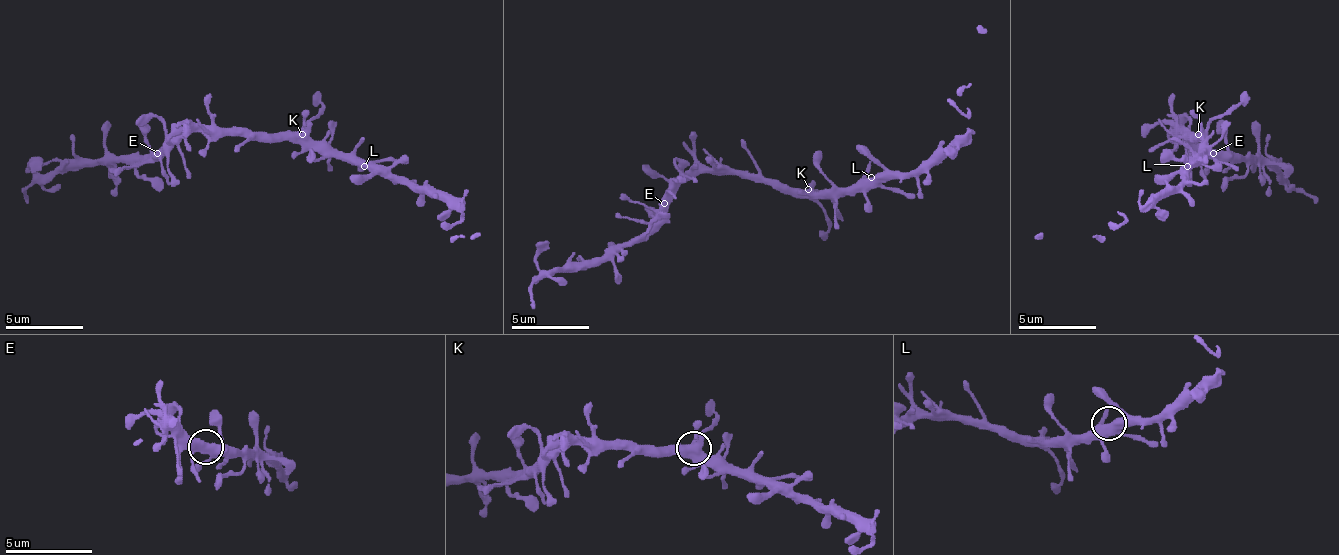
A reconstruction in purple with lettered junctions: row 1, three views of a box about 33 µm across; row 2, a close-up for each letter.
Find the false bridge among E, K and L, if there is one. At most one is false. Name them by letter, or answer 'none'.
none

